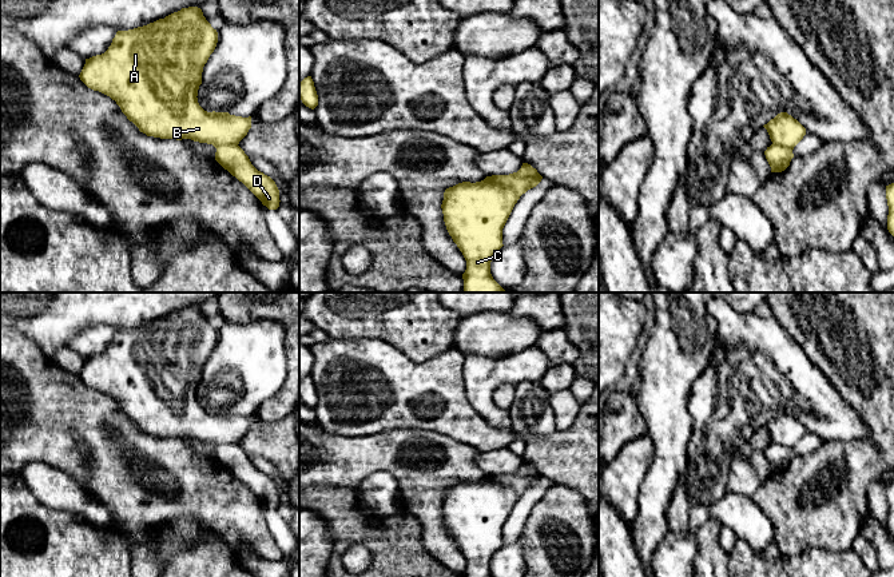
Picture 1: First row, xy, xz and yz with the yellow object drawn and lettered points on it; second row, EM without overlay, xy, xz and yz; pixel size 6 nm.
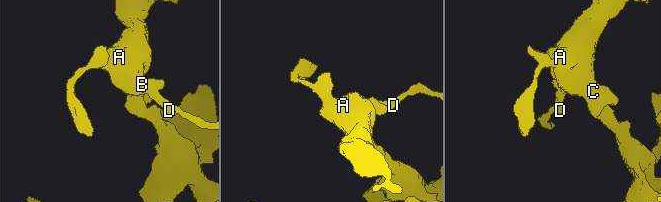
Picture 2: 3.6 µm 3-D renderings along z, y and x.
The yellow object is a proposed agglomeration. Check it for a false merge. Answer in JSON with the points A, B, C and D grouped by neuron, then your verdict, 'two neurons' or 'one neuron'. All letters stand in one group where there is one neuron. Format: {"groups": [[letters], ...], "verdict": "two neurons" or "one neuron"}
{"groups": [["A", "B", "C"], ["D"]], "verdict": "two neurons"}

